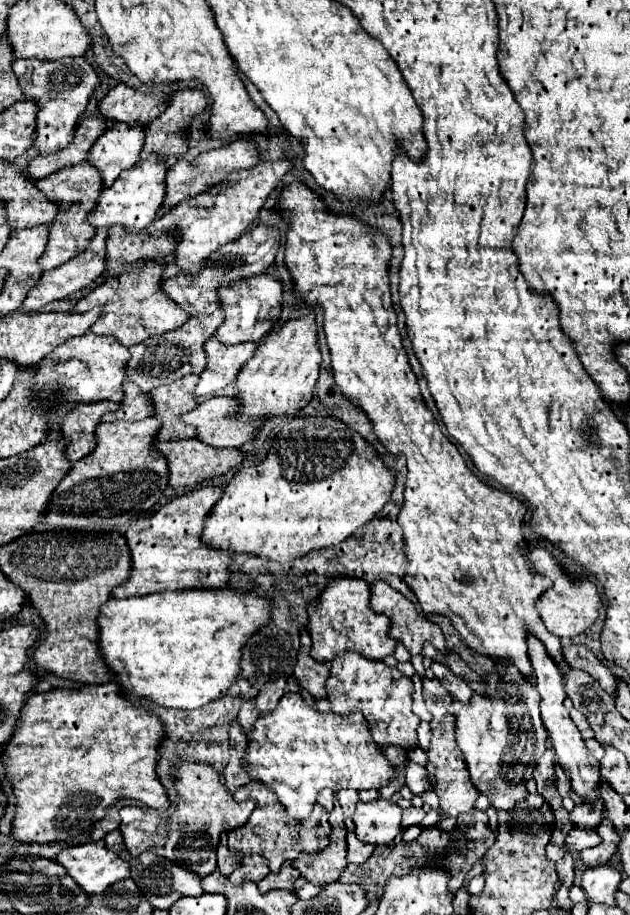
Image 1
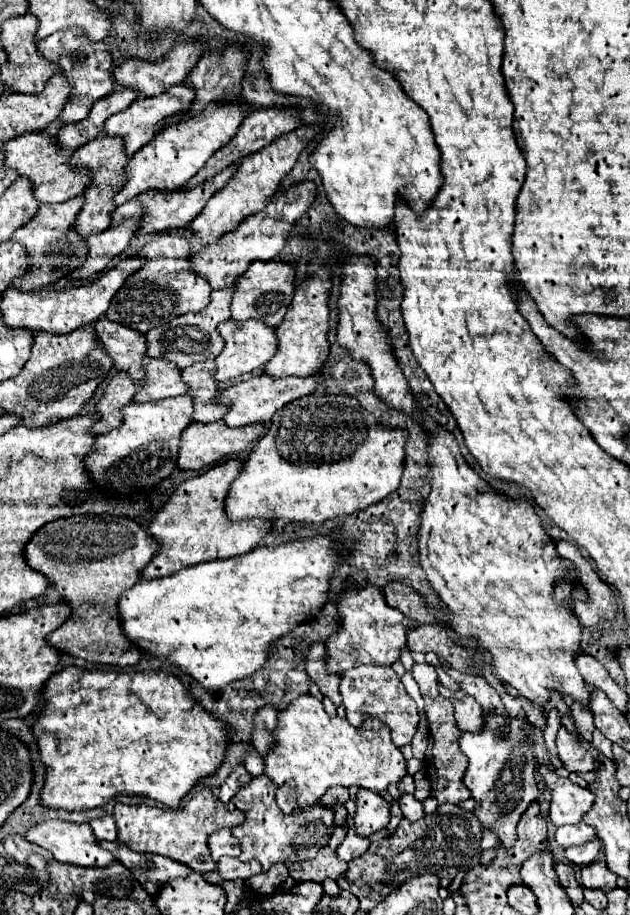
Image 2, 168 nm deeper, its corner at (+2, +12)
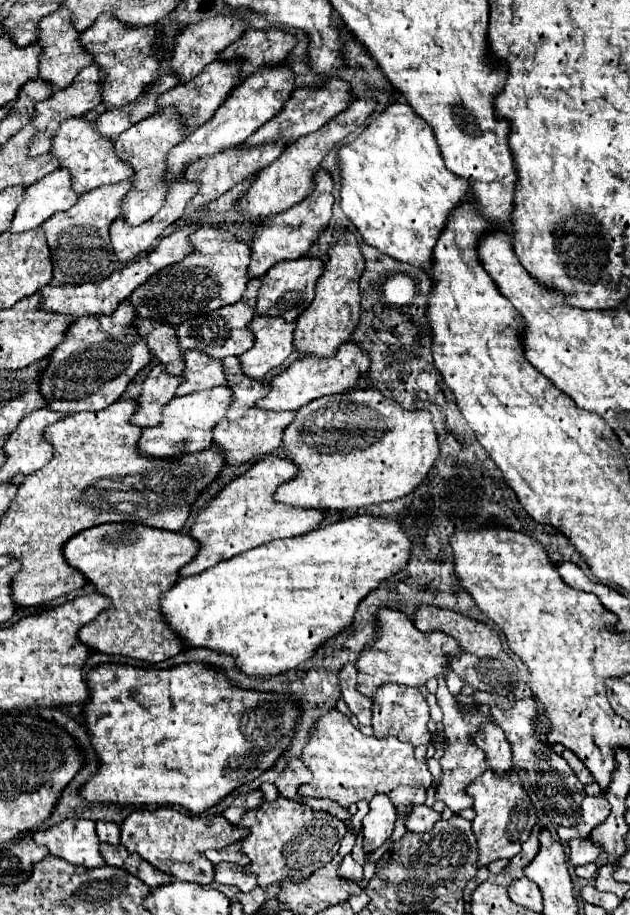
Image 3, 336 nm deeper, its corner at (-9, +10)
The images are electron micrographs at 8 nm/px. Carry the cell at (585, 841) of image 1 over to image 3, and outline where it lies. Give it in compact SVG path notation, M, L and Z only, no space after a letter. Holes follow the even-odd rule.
M586 837L586 839L572 839L568 845L570 845L570 863L574 867L596 861L596 857L602 851L598 845L594 845L590 841L590 837Z

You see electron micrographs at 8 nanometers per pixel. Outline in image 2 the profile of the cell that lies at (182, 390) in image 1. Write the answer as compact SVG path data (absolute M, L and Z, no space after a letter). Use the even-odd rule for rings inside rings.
M201 361L181 371L187 393L193 399L193 421L213 423L225 415L225 409L221 409L221 405L213 405L213 393L217 393L219 389L217 381L211 379L213 369L213 361Z

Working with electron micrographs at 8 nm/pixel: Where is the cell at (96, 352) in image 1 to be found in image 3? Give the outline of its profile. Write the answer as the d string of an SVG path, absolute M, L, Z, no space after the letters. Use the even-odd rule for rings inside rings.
M138 319L136 327L140 335L146 339L148 347L152 347L154 359L164 363L164 367L168 367L172 375L182 375L184 355L182 355L182 349L178 347L176 329L170 327L168 323L154 321L154 319Z

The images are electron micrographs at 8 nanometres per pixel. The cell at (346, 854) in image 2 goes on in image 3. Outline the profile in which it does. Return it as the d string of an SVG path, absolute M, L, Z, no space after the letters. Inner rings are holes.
M346 855L340 863L340 869L338 869L338 875L346 881L362 881L364 879L364 869L352 859L352 855Z

